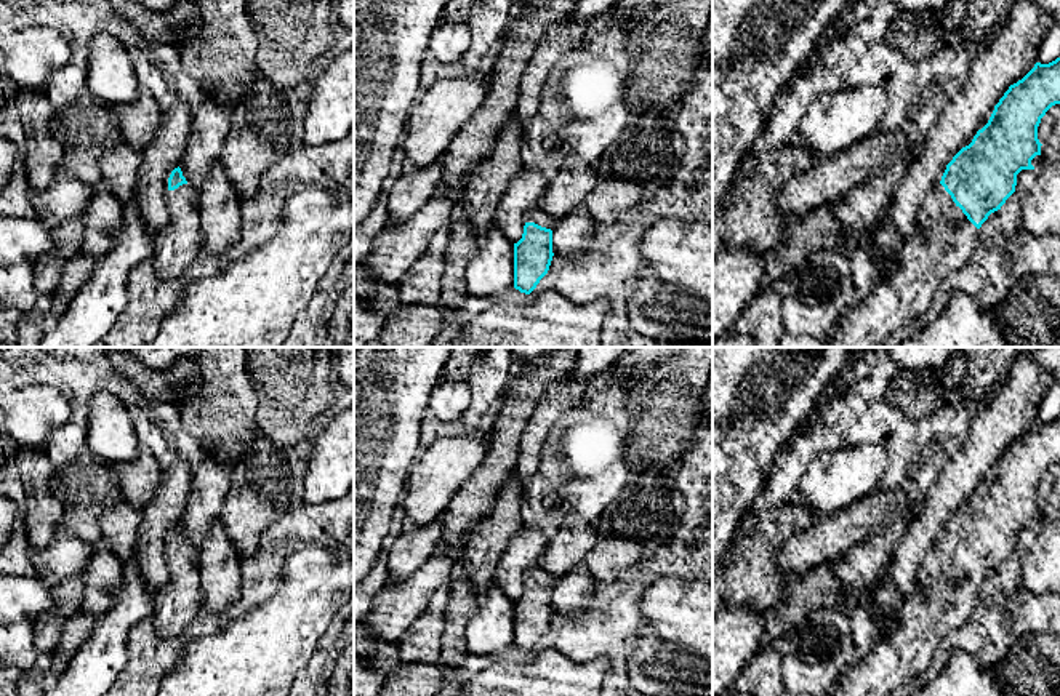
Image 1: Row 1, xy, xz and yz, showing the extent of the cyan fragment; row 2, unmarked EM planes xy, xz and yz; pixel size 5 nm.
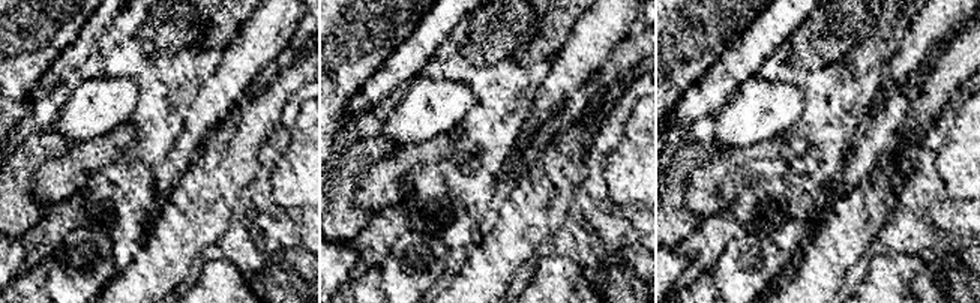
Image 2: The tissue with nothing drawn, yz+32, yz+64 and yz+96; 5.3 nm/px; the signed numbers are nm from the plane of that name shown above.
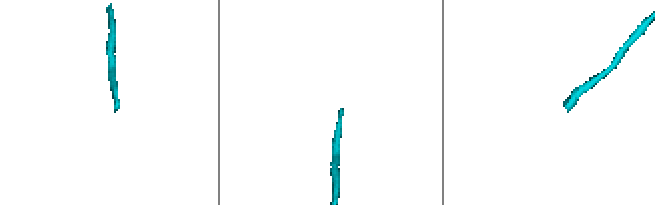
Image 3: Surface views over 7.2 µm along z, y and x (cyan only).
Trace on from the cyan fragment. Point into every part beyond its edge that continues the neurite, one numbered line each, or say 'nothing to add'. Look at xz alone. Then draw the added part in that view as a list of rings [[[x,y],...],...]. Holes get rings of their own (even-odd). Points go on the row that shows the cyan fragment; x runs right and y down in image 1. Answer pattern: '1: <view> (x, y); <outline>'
1: xz (535, 215); [[[533,206],[532,210],[527,211],[527,216],[525,216],[527,222],[535,222],[541,227],[546,227],[546,229],[554,229],[556,226],[556,221],[551,219],[544,211],[543,211],[543,206]]]

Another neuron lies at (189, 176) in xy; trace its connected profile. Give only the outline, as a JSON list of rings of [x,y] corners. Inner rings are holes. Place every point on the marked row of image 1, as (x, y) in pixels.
[[[208,99],[195,109],[191,136],[179,165],[187,184],[195,190],[208,179],[208,171],[221,158],[229,128],[227,107]]]

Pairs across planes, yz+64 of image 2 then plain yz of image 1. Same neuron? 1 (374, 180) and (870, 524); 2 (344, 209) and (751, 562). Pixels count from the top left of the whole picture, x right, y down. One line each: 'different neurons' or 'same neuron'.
1: same neuron
2: same neuron

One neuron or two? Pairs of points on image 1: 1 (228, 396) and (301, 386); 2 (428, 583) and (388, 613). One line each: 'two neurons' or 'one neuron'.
1: two neurons
2: one neuron

